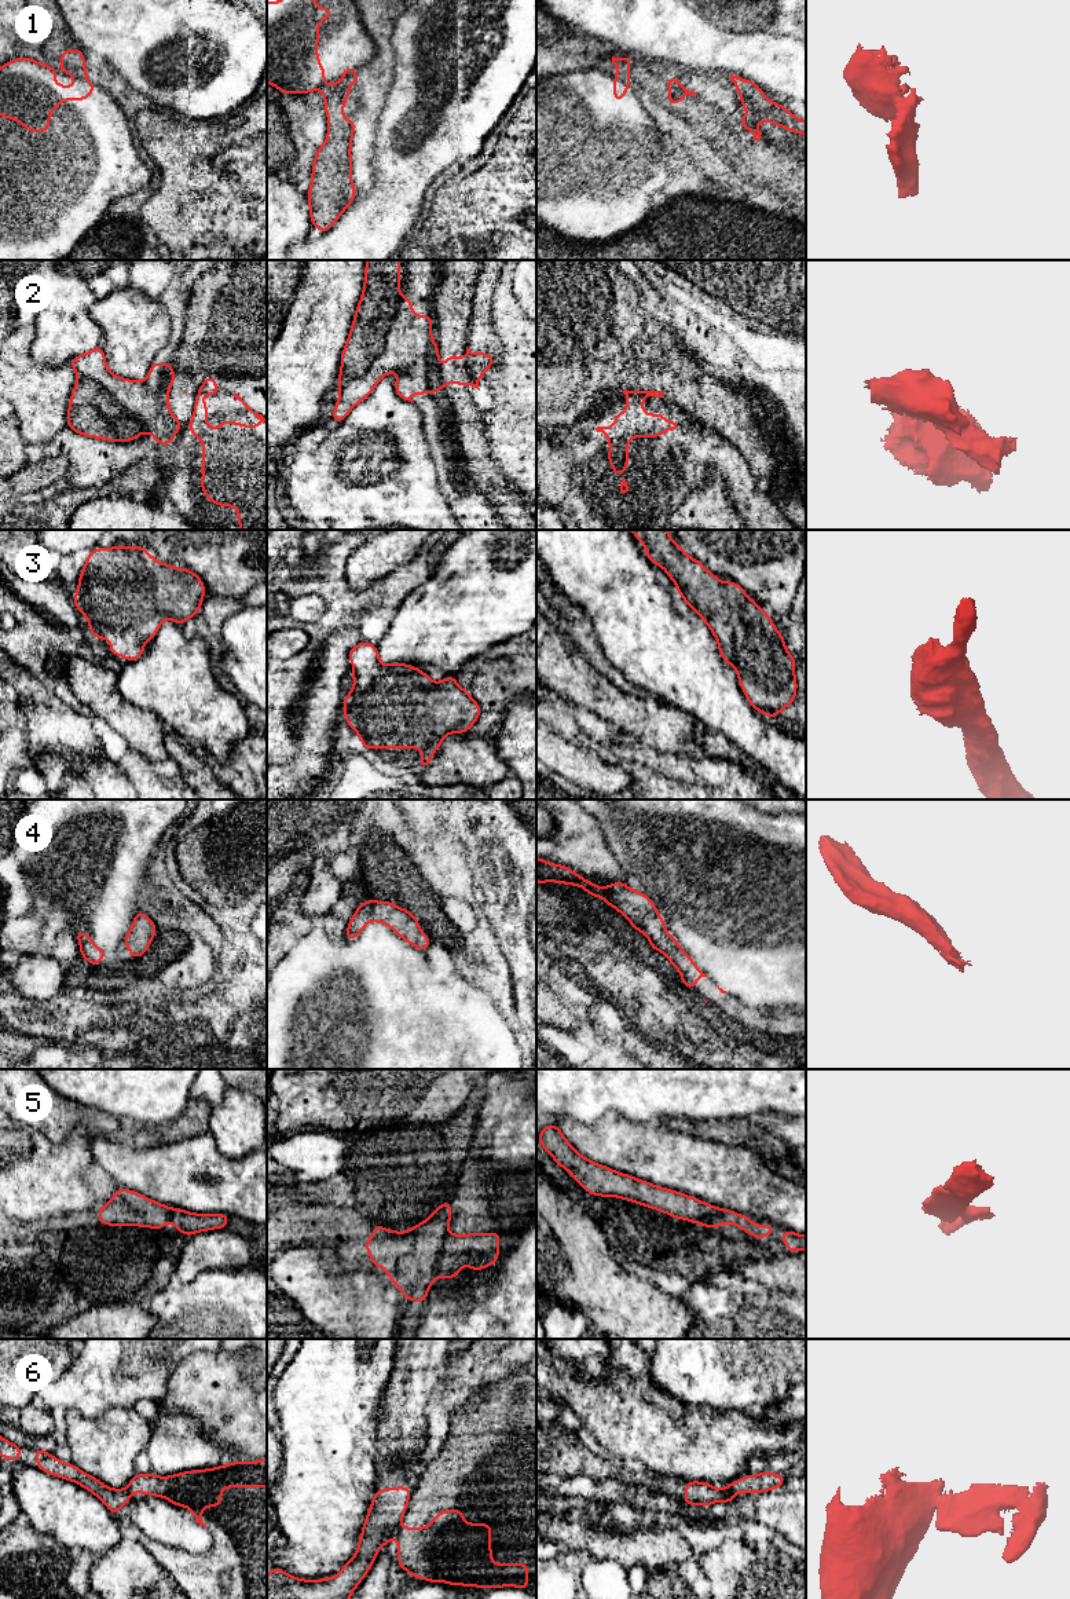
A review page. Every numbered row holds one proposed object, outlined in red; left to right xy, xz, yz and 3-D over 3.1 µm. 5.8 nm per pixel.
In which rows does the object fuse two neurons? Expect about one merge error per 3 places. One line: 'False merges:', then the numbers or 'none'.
False merges: 1, 2, 5, 6

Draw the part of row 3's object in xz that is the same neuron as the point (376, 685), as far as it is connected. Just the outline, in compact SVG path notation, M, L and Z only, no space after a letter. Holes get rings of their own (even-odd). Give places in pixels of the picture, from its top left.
M360 641L349 654L353 688L344 698L347 724L359 735L363 749L421 749L421 769L430 764L433 753L448 733L470 731L481 709L468 689L457 684L455 676L433 683L415 666L391 663L384 666L374 644Z

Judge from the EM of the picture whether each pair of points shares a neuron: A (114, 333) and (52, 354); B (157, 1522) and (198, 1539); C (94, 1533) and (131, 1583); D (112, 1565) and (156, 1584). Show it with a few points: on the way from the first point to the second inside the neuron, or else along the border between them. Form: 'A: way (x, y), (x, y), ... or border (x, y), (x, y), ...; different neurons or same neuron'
A: border (90, 307), (90, 315), (101, 329), (102, 337); different neurons
B: way (167, 1524), (189, 1536); same neuron
C: border (124, 1537), (96, 1558); different neurons
D: way (123, 1576), (132, 1584), (145, 1584); same neuron

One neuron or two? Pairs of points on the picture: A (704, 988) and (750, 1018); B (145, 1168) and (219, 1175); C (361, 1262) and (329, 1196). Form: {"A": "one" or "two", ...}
{"A": "one", "B": "one", "C": "two"}

